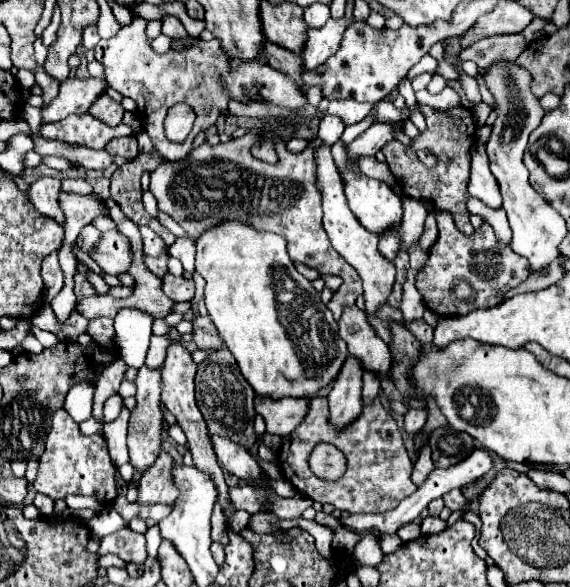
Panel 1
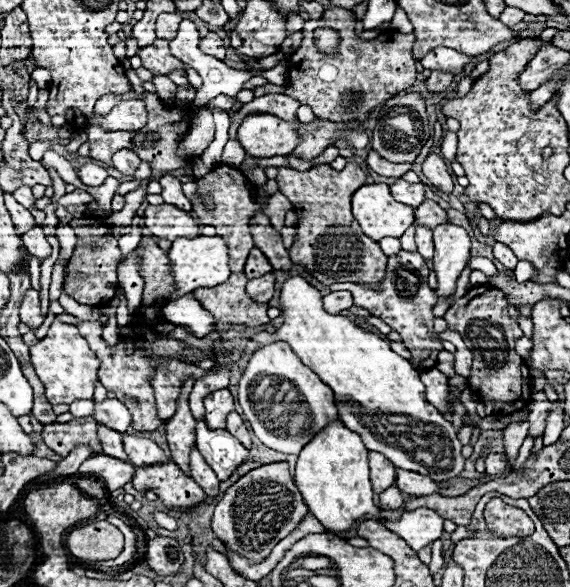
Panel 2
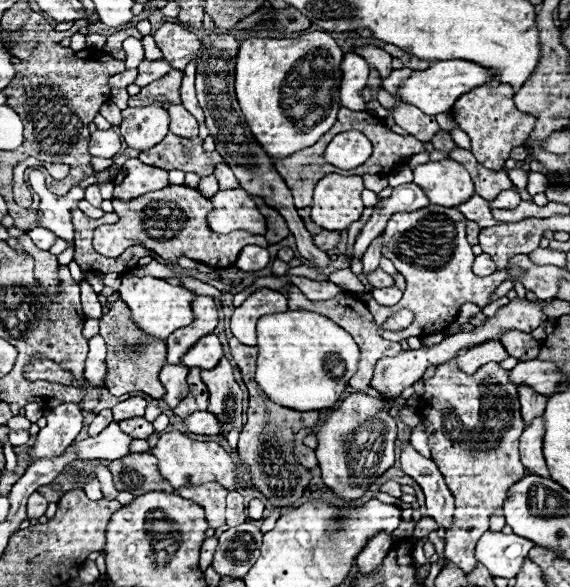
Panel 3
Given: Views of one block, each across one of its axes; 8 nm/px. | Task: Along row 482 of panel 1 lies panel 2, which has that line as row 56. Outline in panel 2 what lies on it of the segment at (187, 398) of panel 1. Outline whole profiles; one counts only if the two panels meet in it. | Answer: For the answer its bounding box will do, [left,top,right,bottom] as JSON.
[200,32,226,60]

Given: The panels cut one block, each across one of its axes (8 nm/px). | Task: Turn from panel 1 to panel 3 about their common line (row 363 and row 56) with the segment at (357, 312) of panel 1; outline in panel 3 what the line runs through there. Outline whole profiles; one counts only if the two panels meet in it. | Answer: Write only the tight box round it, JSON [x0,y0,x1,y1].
[354,44,392,80]

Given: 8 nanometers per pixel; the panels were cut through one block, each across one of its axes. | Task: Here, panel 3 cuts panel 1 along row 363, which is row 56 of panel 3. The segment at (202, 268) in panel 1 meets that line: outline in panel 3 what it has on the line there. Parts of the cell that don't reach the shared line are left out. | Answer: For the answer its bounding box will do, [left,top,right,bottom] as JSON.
[234,30,344,158]

